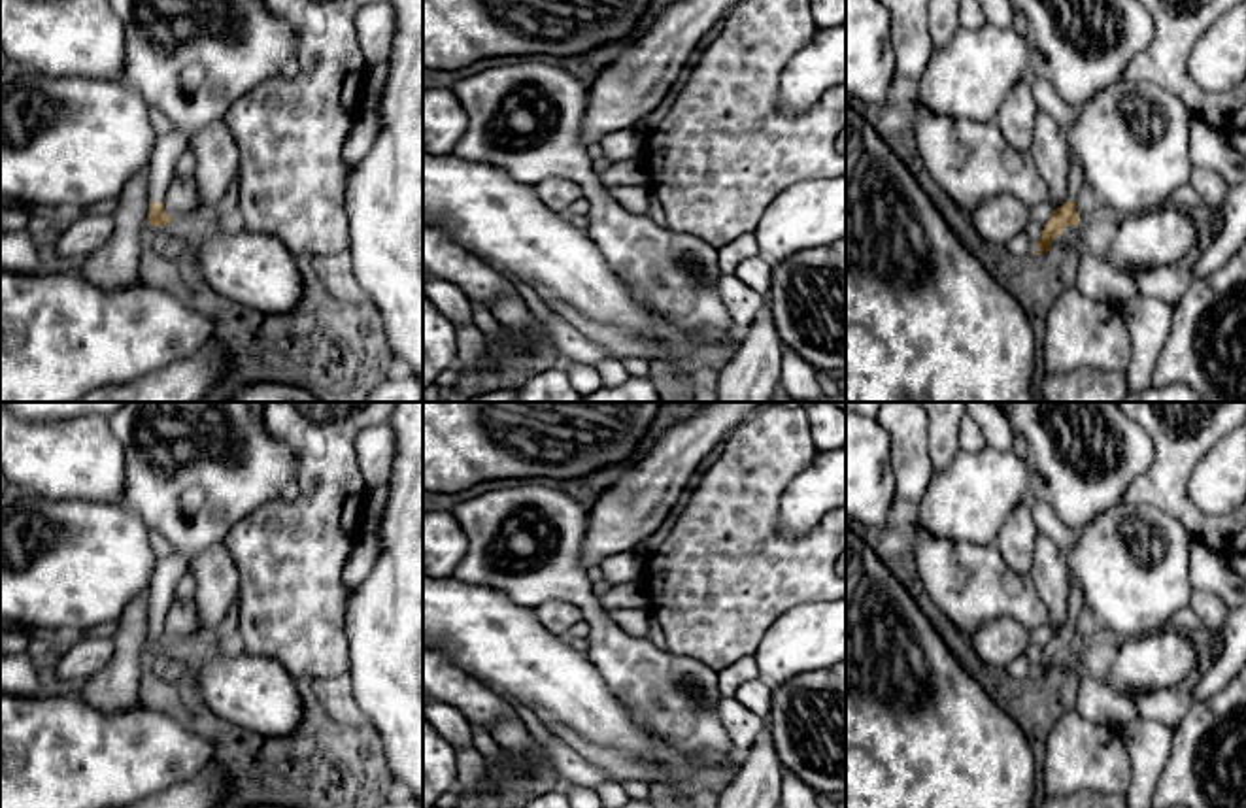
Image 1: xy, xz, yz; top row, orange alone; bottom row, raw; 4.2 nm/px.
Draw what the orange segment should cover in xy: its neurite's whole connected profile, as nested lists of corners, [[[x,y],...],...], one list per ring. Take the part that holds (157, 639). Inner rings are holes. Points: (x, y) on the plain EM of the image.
[[[126,402],[109,417],[109,429],[126,457],[123,502],[174,547],[159,559],[149,585],[149,648],[170,648],[162,623],[189,561],[221,544],[253,510],[295,500],[296,453],[268,436],[247,402]]]

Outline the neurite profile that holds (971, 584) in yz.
[[[916,530],[914,559],[931,600],[967,640],[1004,615],[1029,631],[1048,625],[1048,610],[1033,580],[1016,574],[995,544],[978,546]]]

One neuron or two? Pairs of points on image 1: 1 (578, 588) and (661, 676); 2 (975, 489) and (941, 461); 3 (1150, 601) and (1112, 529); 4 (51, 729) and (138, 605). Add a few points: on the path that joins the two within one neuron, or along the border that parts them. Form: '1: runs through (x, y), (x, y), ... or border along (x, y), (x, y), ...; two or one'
1: runs through (593, 612), (601, 627), (637, 663); one
2: border along (959, 450), (946, 467), (935, 471); two
3: runs through (1135, 584), (1131, 555), (1124, 546); one
4: border along (80, 699), (108, 714), (121, 714), (125, 710); two

